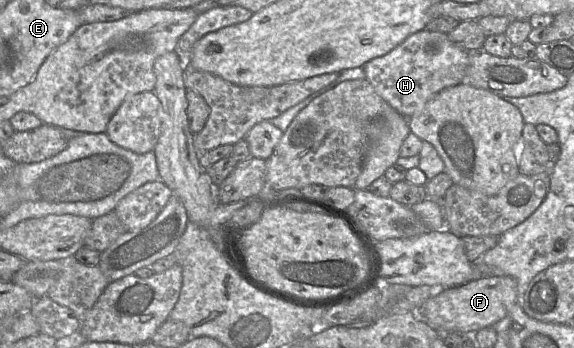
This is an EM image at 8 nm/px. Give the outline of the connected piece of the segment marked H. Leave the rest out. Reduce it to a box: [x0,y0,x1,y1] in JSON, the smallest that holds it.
[363,29,470,119]

